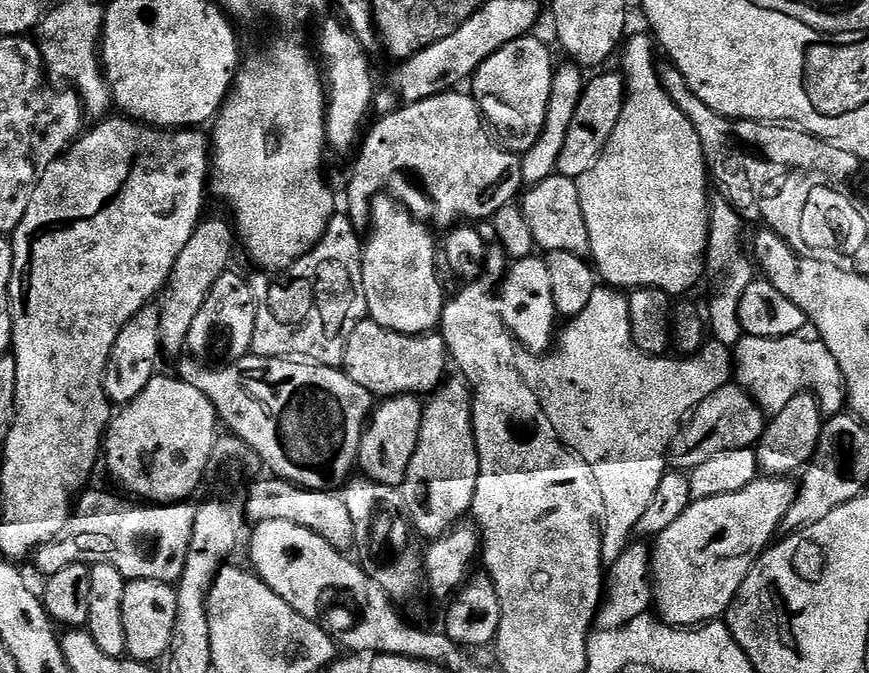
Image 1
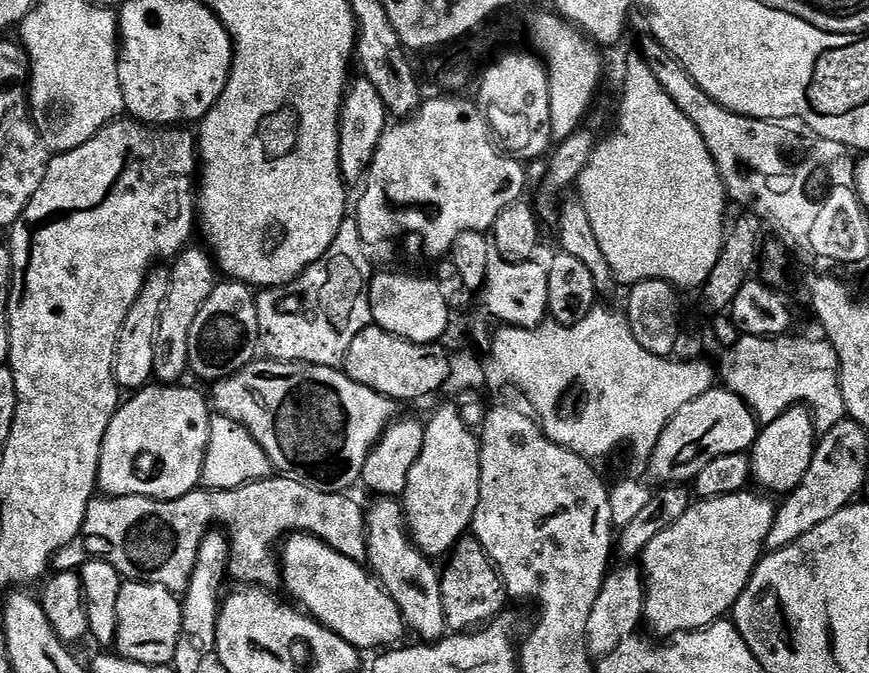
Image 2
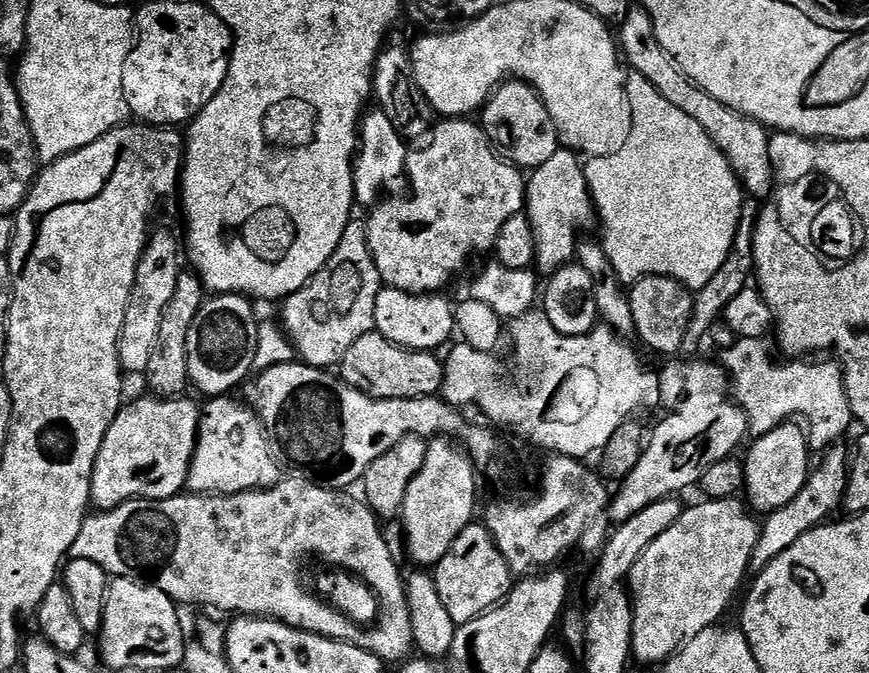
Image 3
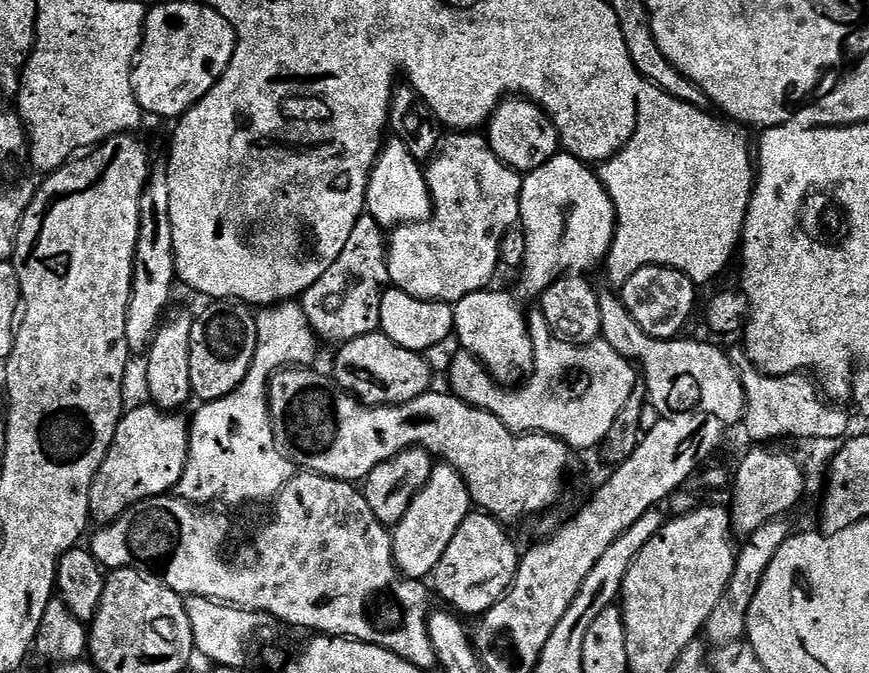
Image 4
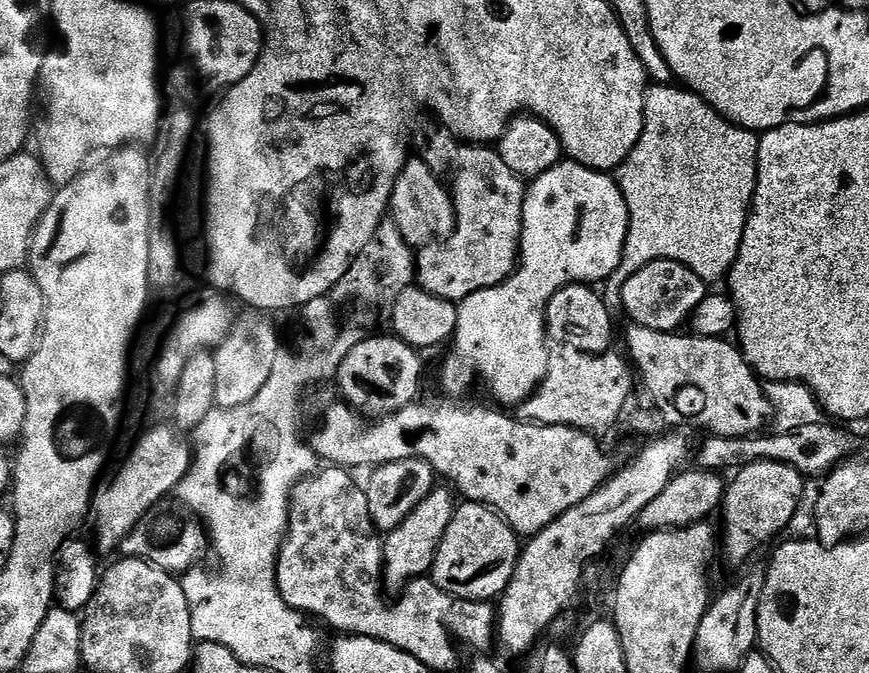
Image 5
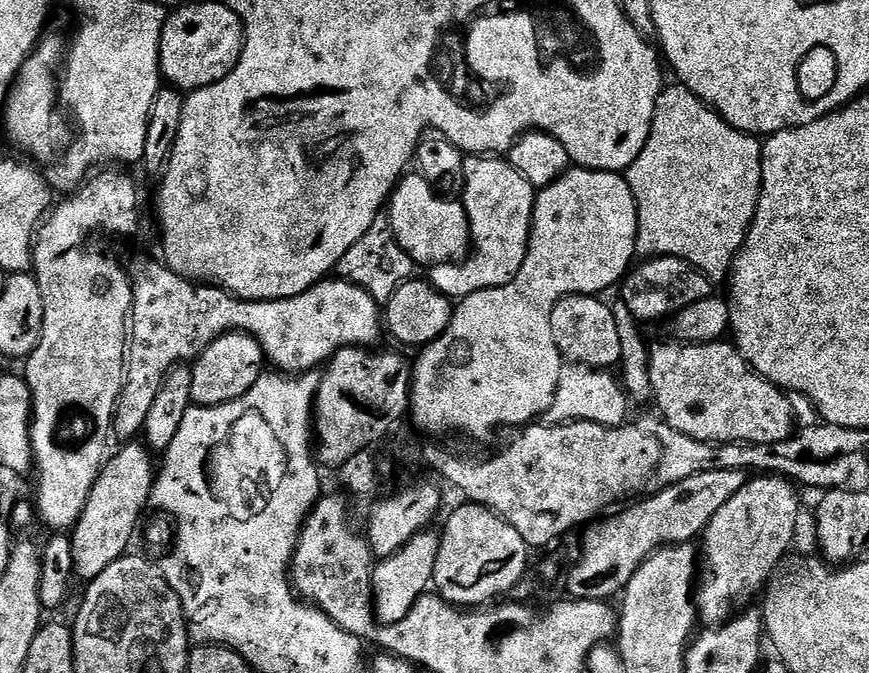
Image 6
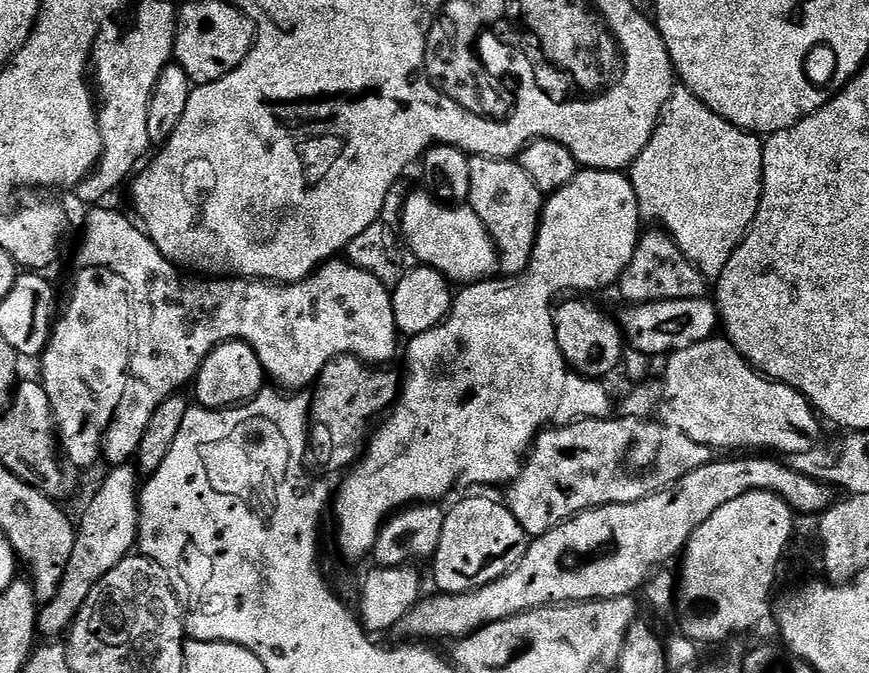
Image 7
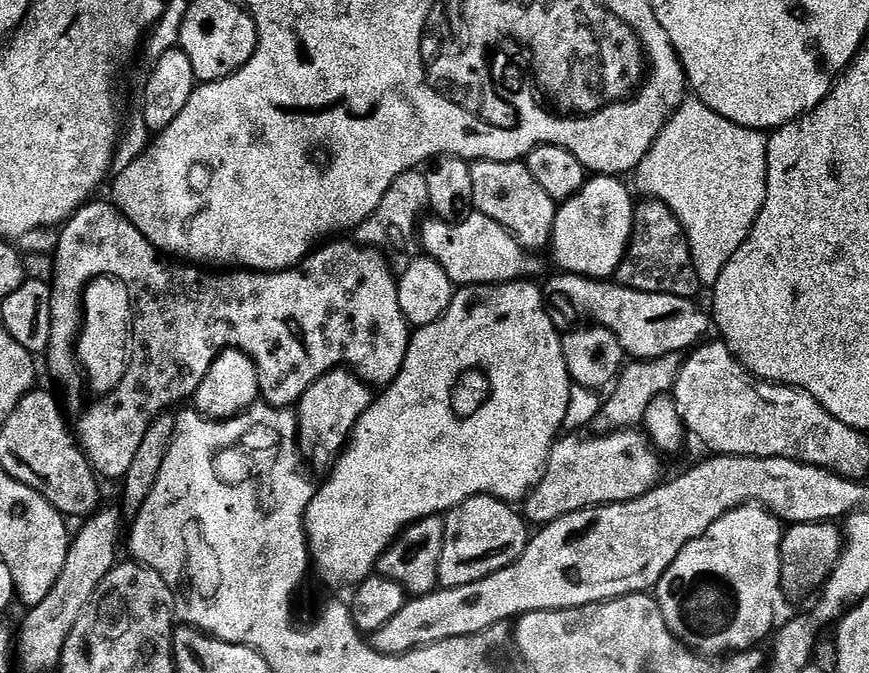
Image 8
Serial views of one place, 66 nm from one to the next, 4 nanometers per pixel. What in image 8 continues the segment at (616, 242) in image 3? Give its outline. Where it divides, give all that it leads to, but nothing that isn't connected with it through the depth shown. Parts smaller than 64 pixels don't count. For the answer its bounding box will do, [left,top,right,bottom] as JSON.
[635,98,768,286]

